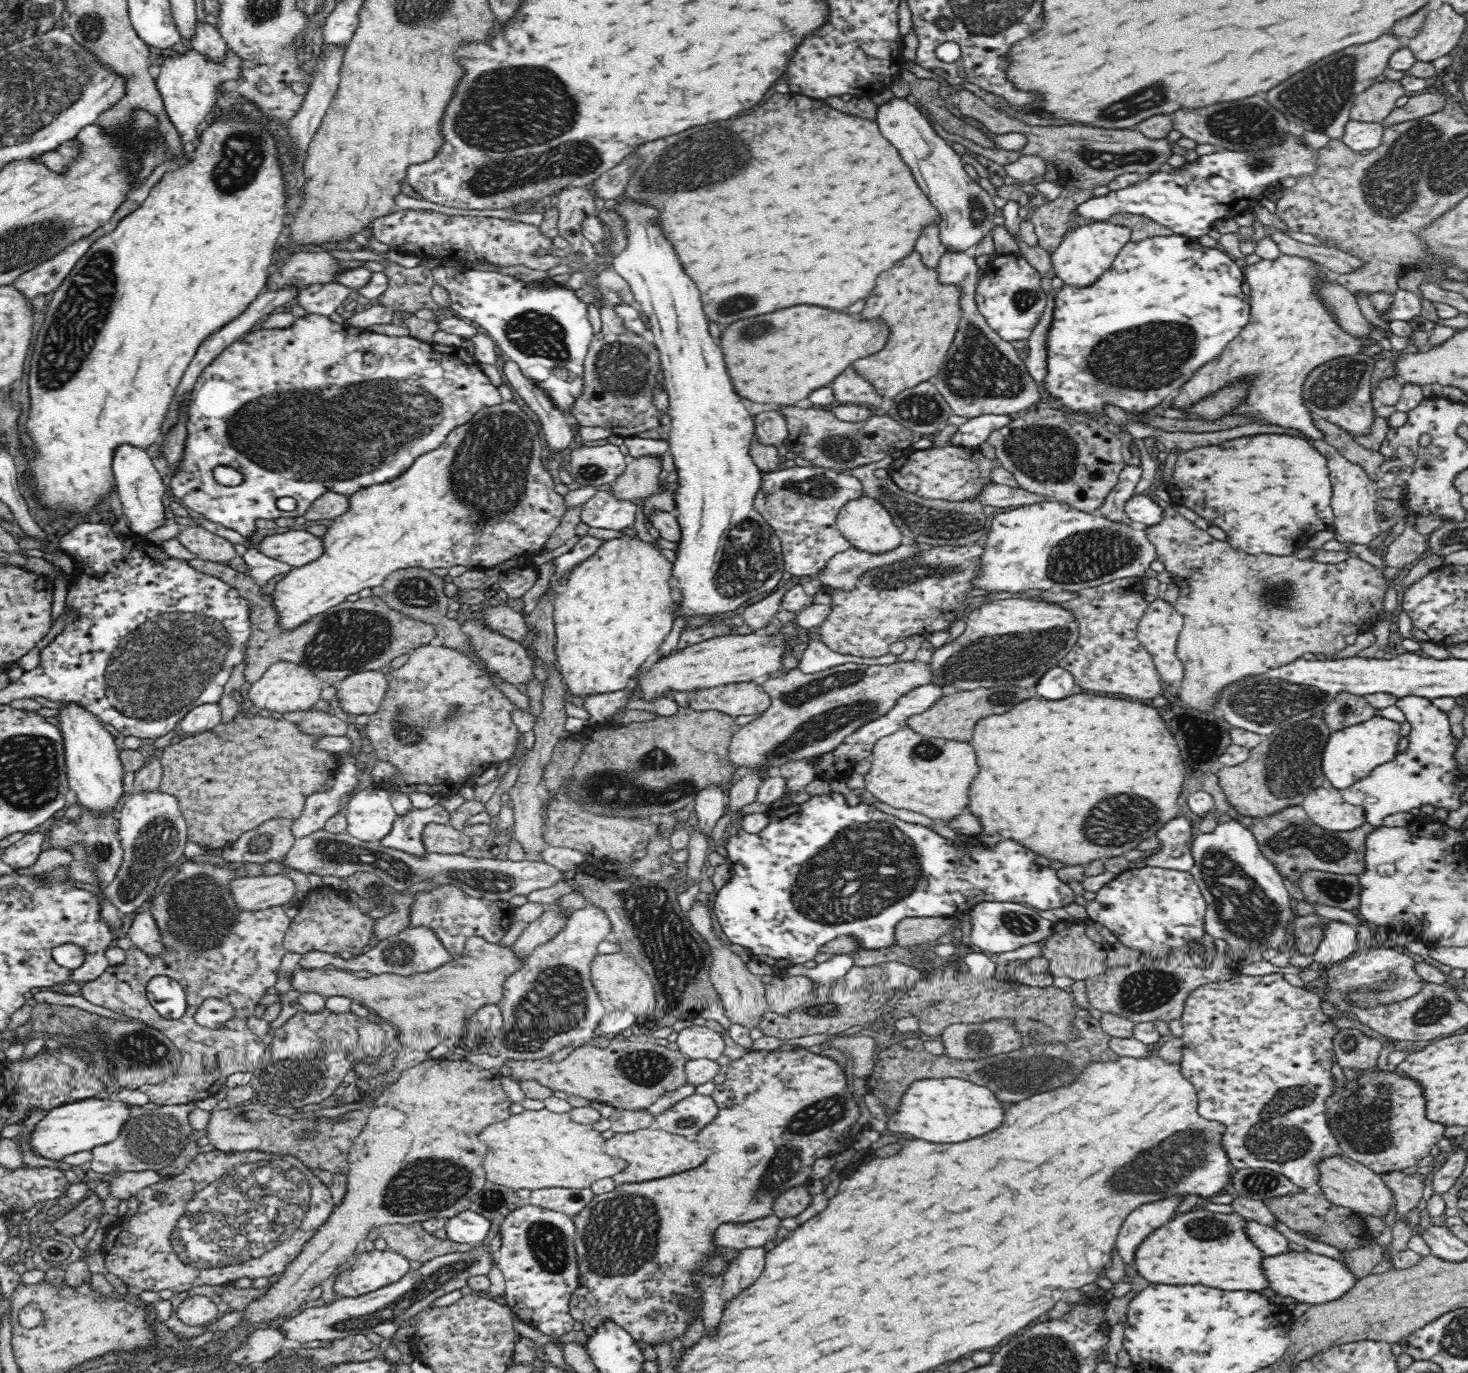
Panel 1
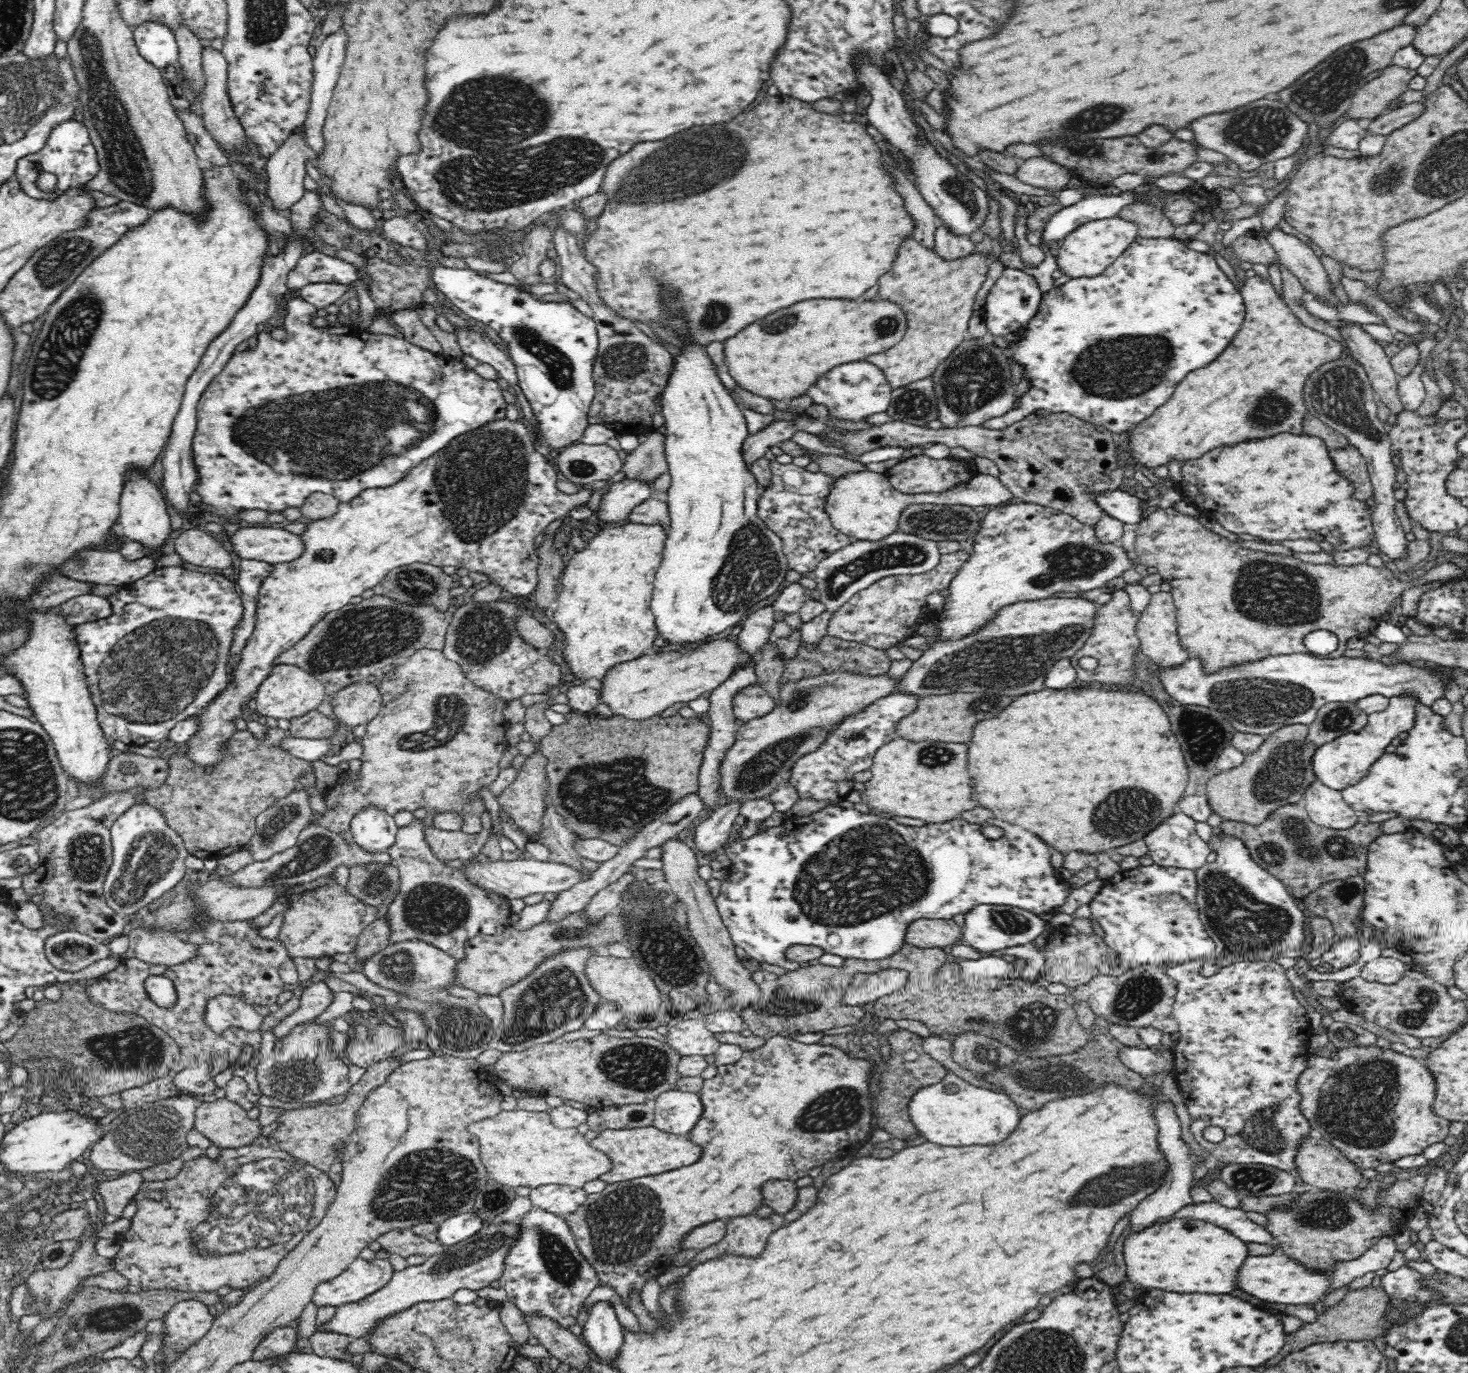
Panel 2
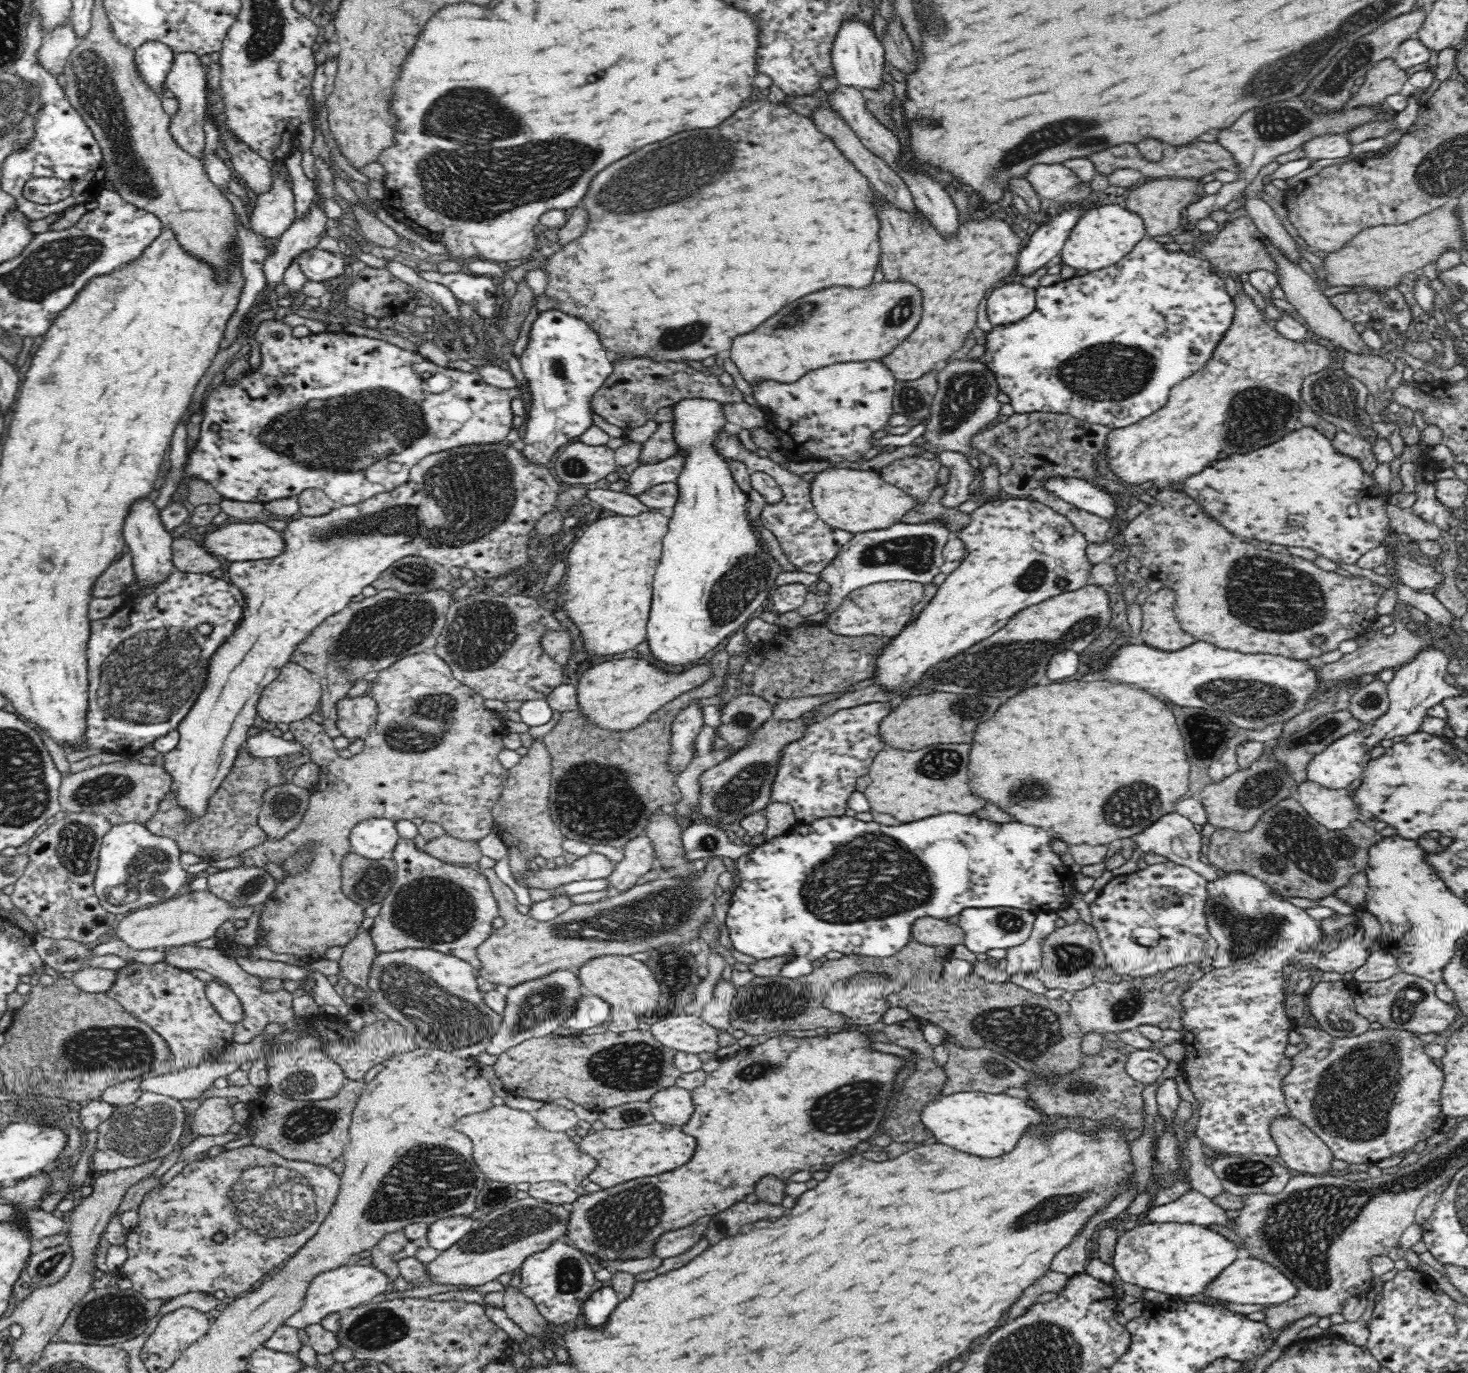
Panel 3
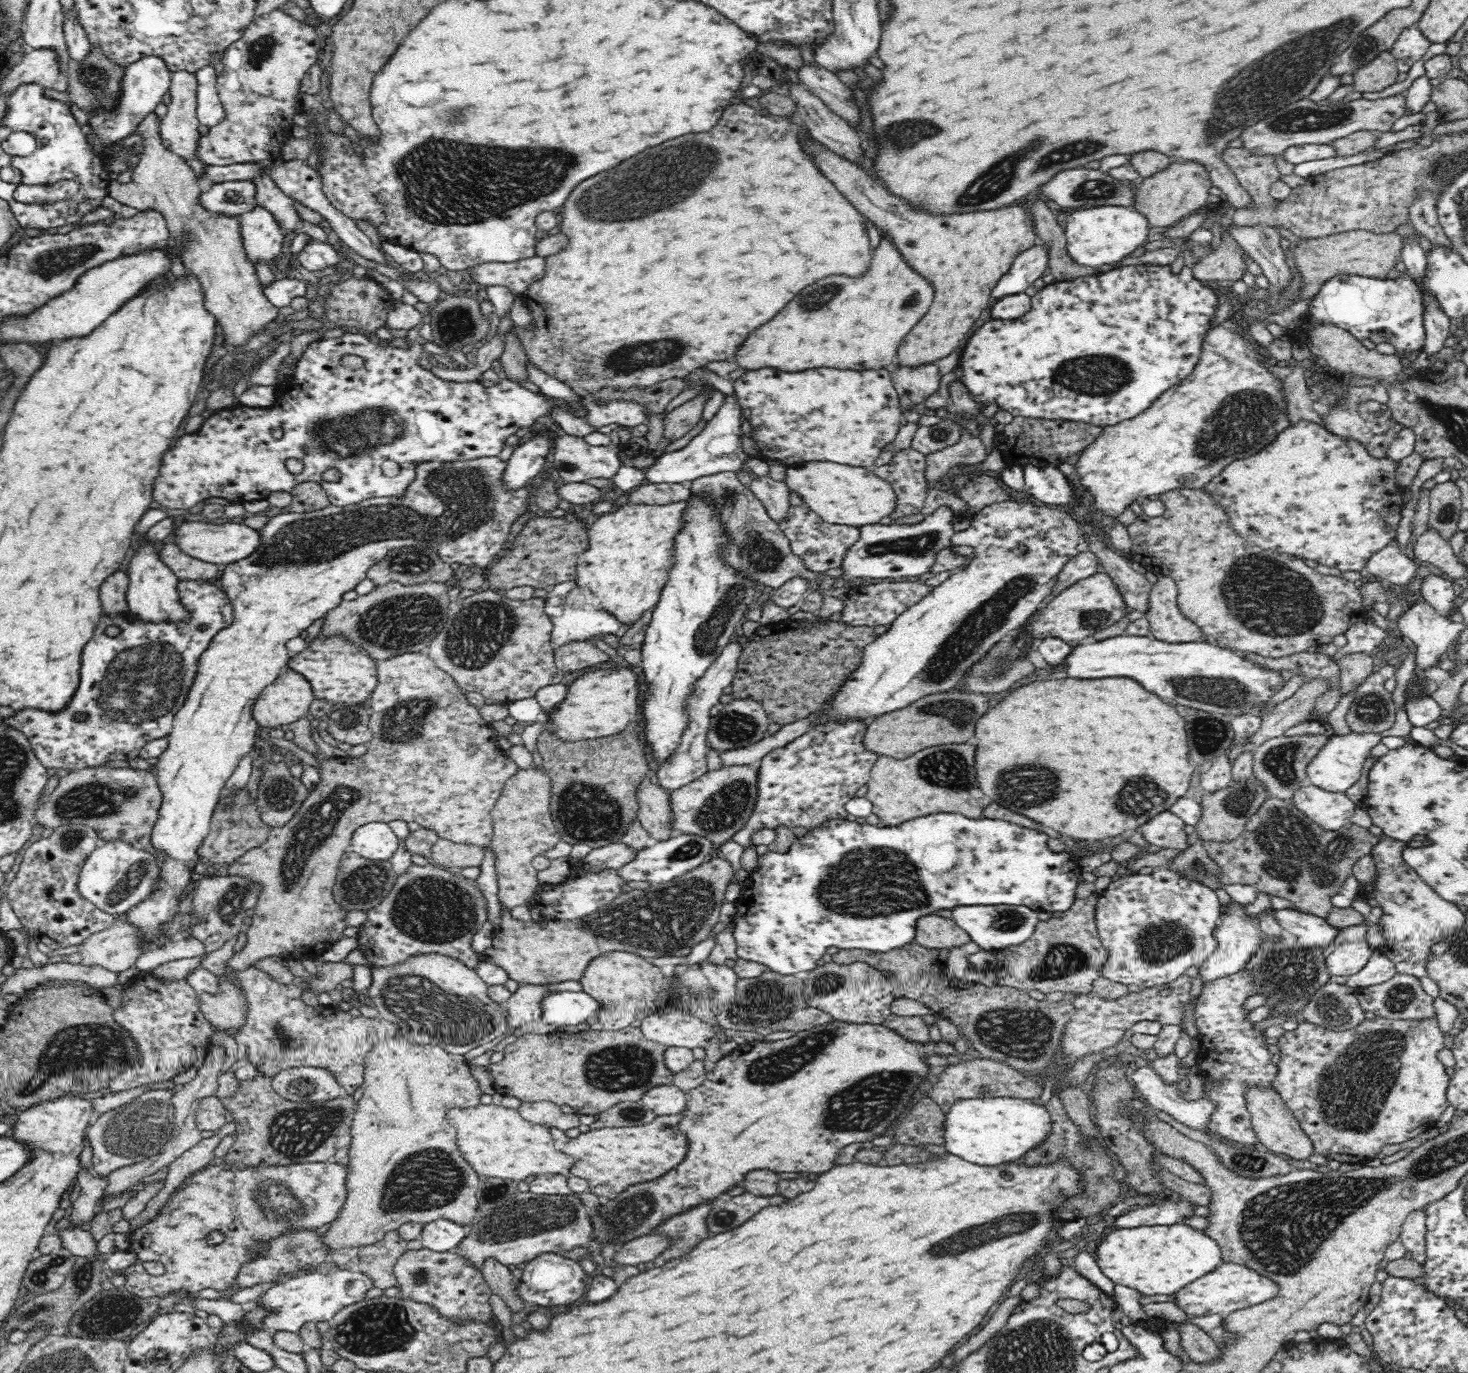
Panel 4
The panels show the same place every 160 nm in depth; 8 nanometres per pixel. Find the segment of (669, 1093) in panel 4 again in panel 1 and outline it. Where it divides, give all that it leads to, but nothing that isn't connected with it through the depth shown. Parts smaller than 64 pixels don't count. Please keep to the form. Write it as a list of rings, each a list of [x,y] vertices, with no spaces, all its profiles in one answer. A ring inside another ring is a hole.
[[[690,1094],[660,1112],[651,1124],[652,1129],[660,1129],[672,1134],[679,1134],[691,1141],[696,1141],[696,1134],[712,1122],[718,1114],[714,1099],[703,1094]]]

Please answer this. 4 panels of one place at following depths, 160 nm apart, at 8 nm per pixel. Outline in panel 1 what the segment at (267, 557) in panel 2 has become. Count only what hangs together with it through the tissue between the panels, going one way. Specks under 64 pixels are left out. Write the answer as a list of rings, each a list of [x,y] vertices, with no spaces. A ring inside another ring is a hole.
[[[293,528],[262,538],[254,548],[262,555],[291,567],[304,566],[323,554],[321,538]]]

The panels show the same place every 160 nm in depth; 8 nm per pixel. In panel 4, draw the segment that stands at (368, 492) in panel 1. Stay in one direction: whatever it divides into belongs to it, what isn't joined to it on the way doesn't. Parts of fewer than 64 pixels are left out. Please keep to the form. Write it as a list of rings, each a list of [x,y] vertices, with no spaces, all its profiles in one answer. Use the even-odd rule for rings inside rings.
[[[482,457],[469,460],[468,462],[454,462],[454,464],[428,462],[428,464],[418,466],[416,478],[414,478],[414,482],[410,484],[409,488],[406,489],[404,496],[371,498],[345,507],[331,504],[330,506],[326,506],[326,508],[306,511],[304,513],[292,511],[279,513],[270,518],[268,517],[264,527],[256,530],[261,537],[261,546],[258,546],[258,549],[254,550],[254,553],[250,554],[250,557],[242,558],[242,560],[225,566],[218,584],[224,593],[226,593],[230,605],[232,605],[232,622],[230,622],[226,628],[218,630],[214,638],[210,640],[208,648],[201,654],[198,660],[198,670],[194,676],[194,683],[180,710],[174,714],[172,730],[170,730],[170,734],[166,736],[168,739],[168,746],[160,756],[157,756],[158,762],[155,766],[157,769],[156,782],[158,783],[158,787],[160,787],[160,791],[162,791],[162,802],[158,808],[158,818],[150,832],[150,847],[152,847],[153,852],[158,855],[158,865],[160,865],[160,872],[158,872],[158,876],[154,878],[155,890],[151,893],[149,898],[146,898],[138,905],[134,905],[133,908],[130,908],[130,911],[119,916],[121,922],[130,924],[139,932],[142,954],[160,950],[160,948],[164,948],[166,944],[170,944],[170,941],[172,941],[172,939],[168,938],[168,935],[166,935],[166,926],[170,926],[172,920],[178,916],[179,904],[183,900],[183,895],[189,890],[192,876],[196,874],[194,868],[200,870],[205,865],[204,861],[202,861],[202,858],[197,853],[197,850],[210,832],[211,820],[214,811],[217,809],[219,798],[225,787],[225,782],[232,776],[232,773],[236,770],[242,757],[248,755],[253,750],[254,746],[256,746],[256,730],[258,730],[259,726],[254,720],[254,717],[252,717],[252,706],[254,702],[256,702],[256,698],[266,689],[266,686],[273,684],[278,679],[278,675],[285,670],[288,664],[288,658],[290,658],[290,654],[292,653],[285,647],[286,642],[288,642],[290,638],[303,636],[306,628],[308,628],[314,620],[322,618],[330,609],[336,608],[343,600],[342,594],[348,592],[348,590],[352,590],[353,586],[356,586],[358,582],[364,580],[364,578],[367,577],[366,570],[368,570],[374,562],[382,560],[382,558],[394,548],[424,547],[434,549],[439,557],[448,564],[460,562],[460,564],[469,568],[474,568],[475,570],[478,570],[478,568],[482,566],[488,568],[492,560],[494,560],[494,558],[498,556],[498,553],[502,552],[502,548],[506,546],[506,539],[510,536],[510,526],[512,526],[514,520],[516,520],[520,514],[524,514],[524,510],[528,508],[528,496],[530,496],[530,488],[532,488],[530,484],[527,484],[528,486],[525,486],[526,488],[524,487],[511,491],[504,490],[502,478],[506,466],[507,462],[503,462],[499,457]]]

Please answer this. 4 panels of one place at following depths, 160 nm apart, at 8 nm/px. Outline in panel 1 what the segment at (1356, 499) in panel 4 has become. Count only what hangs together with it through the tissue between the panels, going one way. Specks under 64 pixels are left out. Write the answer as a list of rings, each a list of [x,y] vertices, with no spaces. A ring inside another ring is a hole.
[[[1256,434],[1182,453],[1176,460],[1174,478],[1168,490],[1174,505],[1186,506],[1200,517],[1211,520],[1228,534],[1229,544],[1234,549],[1252,555],[1290,556],[1317,532],[1327,530],[1334,533],[1335,530],[1336,515],[1331,507],[1333,488],[1327,460],[1304,437]]]

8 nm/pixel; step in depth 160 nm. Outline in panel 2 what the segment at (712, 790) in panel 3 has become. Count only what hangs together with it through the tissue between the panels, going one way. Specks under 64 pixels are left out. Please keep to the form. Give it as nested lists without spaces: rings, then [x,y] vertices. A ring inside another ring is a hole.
[[[856,673],[802,678],[781,686],[781,704],[766,716],[749,720],[737,729],[734,744],[726,751],[718,766],[720,804],[766,799],[781,787],[794,762],[803,754],[814,752],[826,740],[826,734],[846,716],[856,714],[878,698],[890,695],[897,680],[886,675],[868,676]]]

